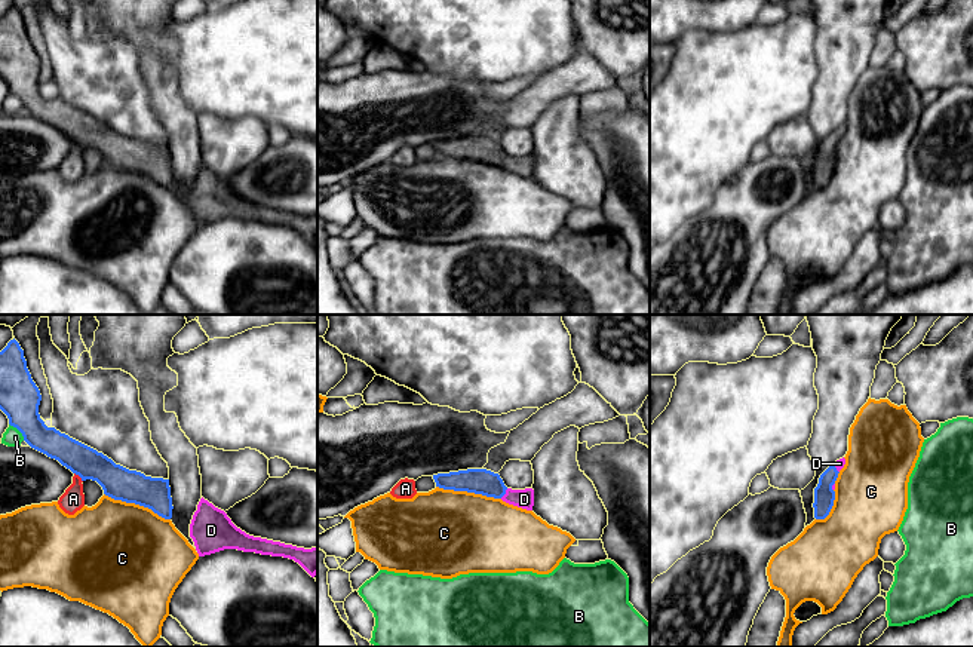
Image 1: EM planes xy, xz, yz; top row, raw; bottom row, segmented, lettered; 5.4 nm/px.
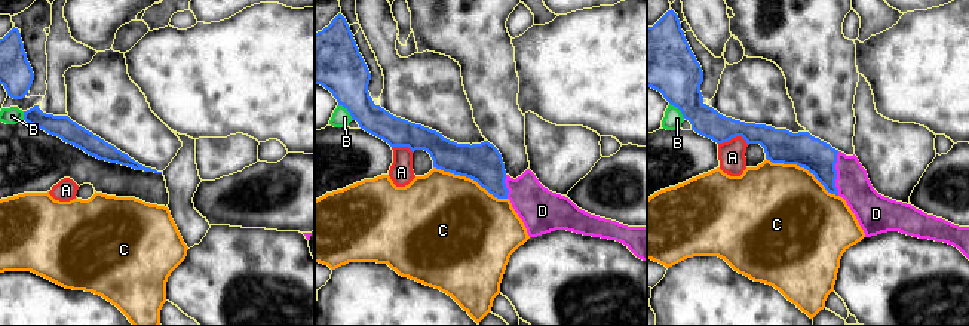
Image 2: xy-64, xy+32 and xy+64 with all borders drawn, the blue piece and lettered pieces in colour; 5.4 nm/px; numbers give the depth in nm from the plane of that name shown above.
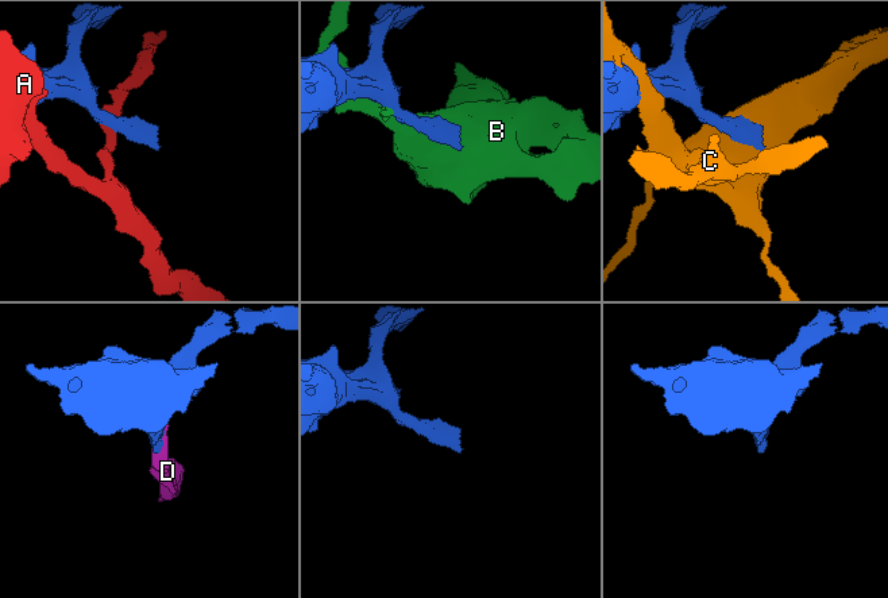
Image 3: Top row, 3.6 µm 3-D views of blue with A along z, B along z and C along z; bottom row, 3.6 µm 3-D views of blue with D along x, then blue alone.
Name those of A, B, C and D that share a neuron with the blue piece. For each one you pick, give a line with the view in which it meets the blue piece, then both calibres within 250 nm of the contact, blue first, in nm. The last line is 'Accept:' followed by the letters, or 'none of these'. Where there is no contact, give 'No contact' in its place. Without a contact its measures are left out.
D: Touches blue in xz. Thickness 140 nm (blue) against 100 nm
Accept: D

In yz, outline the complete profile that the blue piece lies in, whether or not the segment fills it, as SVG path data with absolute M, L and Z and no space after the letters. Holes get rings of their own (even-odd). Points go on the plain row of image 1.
M845 126L837 128L834 132L831 132L819 145L819 151L814 156L814 185L816 187L825 187L835 168L835 148L838 145L840 138L844 135Z

